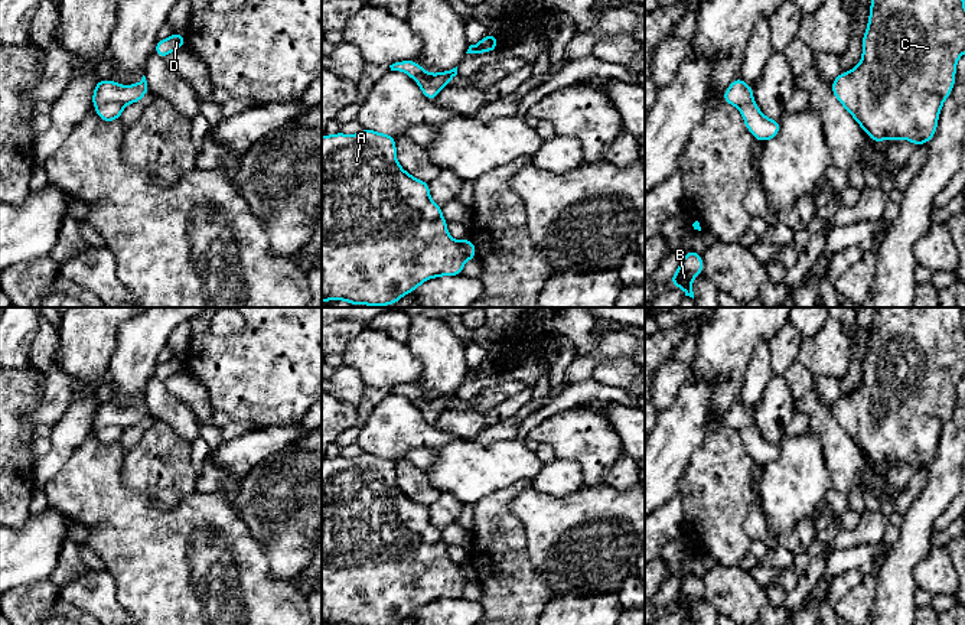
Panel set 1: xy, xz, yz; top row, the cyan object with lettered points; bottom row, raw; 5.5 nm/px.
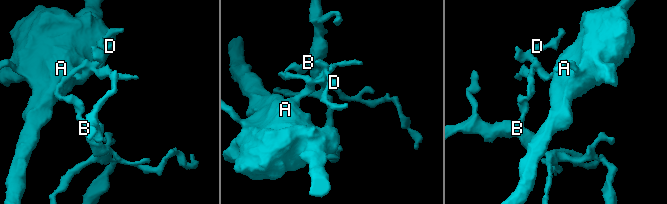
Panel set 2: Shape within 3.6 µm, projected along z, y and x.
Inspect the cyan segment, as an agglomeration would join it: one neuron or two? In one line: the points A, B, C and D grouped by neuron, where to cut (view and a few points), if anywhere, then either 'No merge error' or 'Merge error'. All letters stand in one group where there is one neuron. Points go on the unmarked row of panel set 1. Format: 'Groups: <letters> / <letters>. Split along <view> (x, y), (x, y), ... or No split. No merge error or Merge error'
Groups: A C / B D. Split along xy (123, 427), (108, 425), (94, 430). Merge error

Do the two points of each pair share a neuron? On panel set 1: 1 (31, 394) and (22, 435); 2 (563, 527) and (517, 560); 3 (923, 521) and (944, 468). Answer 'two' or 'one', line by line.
1: one
2: two
3: one

